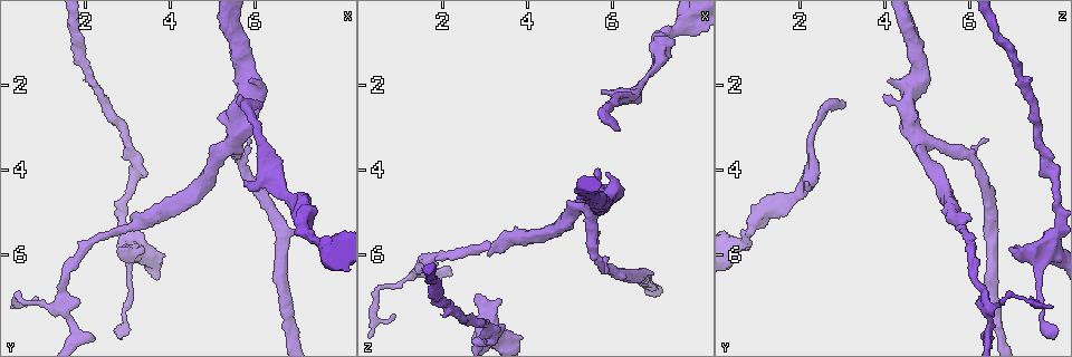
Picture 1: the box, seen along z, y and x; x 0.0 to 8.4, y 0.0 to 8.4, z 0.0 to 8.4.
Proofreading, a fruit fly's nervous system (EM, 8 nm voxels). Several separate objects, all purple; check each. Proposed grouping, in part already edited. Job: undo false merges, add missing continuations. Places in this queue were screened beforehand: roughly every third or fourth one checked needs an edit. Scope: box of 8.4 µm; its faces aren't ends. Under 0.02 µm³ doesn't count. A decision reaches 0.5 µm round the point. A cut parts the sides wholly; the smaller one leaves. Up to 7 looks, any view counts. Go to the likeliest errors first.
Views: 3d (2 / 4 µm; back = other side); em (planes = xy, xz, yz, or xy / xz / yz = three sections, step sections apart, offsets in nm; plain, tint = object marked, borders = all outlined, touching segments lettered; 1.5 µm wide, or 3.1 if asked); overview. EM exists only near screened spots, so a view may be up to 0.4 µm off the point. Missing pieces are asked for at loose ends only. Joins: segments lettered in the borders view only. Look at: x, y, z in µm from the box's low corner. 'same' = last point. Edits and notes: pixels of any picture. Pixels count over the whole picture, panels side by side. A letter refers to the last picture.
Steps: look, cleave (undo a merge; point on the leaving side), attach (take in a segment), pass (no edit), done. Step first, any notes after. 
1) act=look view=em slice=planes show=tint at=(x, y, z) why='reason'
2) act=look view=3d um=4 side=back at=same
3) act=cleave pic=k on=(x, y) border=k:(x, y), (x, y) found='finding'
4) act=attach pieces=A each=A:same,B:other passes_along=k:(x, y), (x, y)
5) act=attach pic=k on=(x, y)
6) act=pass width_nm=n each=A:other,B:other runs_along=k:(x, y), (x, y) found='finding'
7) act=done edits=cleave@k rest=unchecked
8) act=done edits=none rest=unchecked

act=look view=em slice=xz step=8 show=tint at=(5.75, 4.25, 2.10) why='an open end'

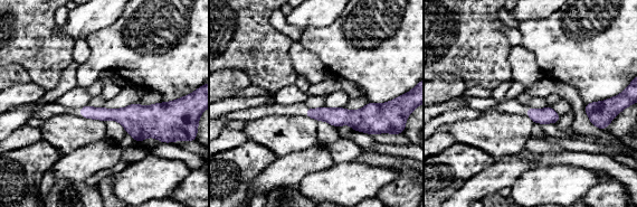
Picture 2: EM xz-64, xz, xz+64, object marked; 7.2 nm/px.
act=look view=em slice=planes show=borders at=same why='another direction'

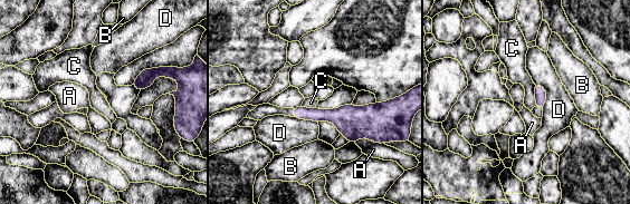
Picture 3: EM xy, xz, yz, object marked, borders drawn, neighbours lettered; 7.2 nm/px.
act=pass longest_contact=D:220nm each=A:other,B:other,C:other,D:other border=3:(533, 84), (535, 106) found='none of them fits'

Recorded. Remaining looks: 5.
act=look view=em slice=planes show=tint at=(0.80, 7.05, 7.40)

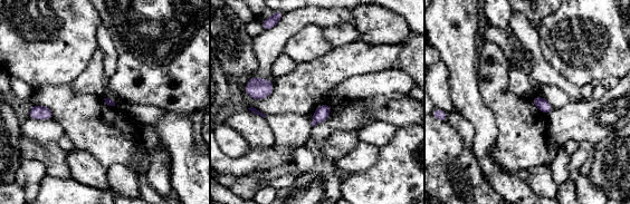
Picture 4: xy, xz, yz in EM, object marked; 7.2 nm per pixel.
act=look view=em slice=planes show=borders at=same

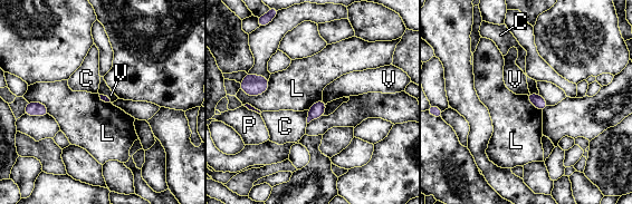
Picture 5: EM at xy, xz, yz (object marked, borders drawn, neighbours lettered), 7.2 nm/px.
act=pass each=C:other,L:other,P:other,V:other border=5:(269, 80), (258, 95), (240, 88) found='none of them fits'

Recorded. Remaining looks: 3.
act=look view=em slice=planes show=tint at=(7.40, 5.65, 0.75) why='narrows sharply'

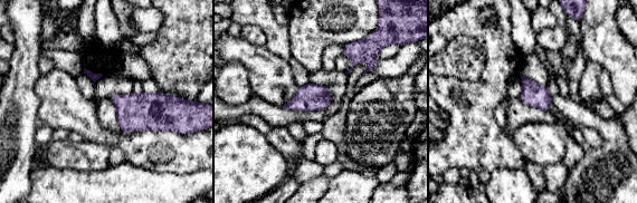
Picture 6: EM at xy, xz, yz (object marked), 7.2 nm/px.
act=look view=em slice=planes show=borders at=same why='what lies round it'

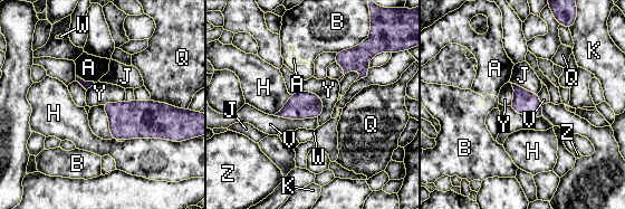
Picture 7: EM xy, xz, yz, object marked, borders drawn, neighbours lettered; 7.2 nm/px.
act=pass each=A:other,B:other,H:other,J:other,K:other,Q:other,V:other,W:other,Y:other,Z:other border=7:(301, 89), (320, 100), (318, 116) found='one neuron here'

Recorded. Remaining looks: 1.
act=done edits=none rest=unchecked

